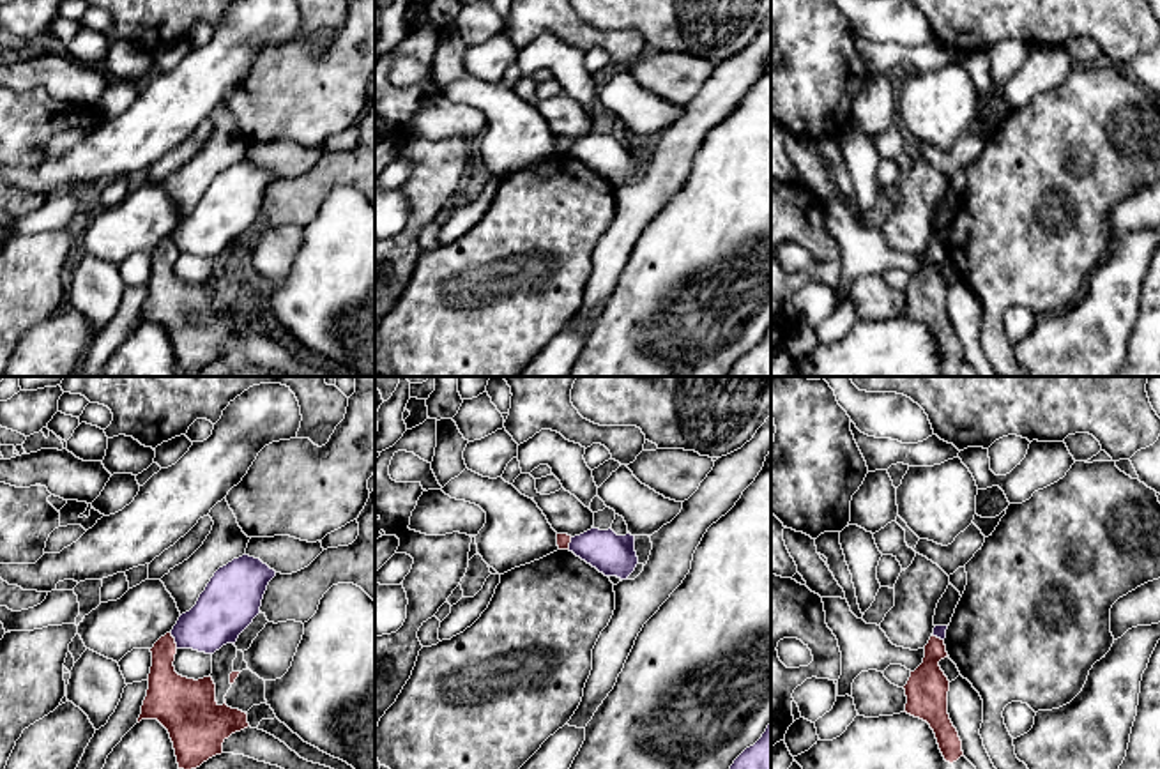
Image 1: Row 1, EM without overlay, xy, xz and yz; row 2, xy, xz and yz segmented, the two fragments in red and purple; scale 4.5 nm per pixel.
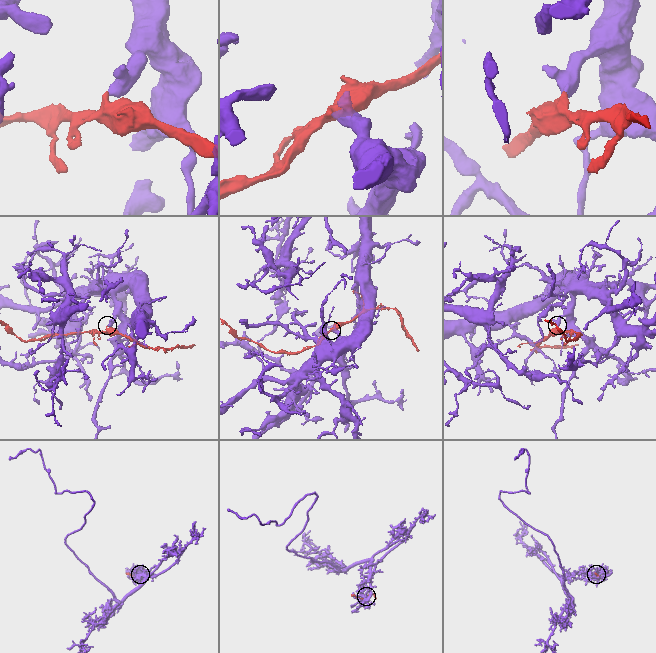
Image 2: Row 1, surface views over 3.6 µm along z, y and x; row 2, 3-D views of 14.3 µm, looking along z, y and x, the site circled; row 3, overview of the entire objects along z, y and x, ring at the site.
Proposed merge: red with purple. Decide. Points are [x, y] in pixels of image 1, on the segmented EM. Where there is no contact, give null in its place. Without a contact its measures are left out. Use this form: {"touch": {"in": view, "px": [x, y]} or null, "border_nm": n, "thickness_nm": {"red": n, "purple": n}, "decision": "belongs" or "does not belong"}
{"touch": {"in": "xy", "px": [174, 640]}, "border_nm": 90, "thickness_nm": {"red": 200, "purple": 240}, "decision": "does not belong"}

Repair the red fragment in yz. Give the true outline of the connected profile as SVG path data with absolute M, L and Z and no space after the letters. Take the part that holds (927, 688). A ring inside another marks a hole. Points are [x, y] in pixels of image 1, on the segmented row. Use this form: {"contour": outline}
{"contour": "M932 635L925 645L923 663L911 672L904 686L907 697L904 712L930 725L944 760L953 764L964 757L964 751L958 732L948 714L950 681L939 666L944 658L948 658L944 640Z"}

